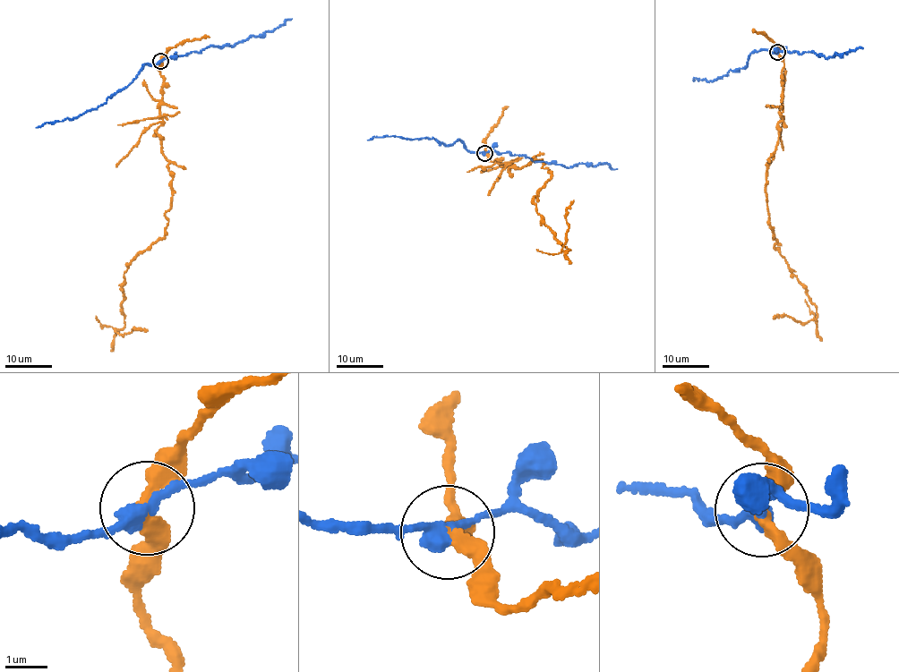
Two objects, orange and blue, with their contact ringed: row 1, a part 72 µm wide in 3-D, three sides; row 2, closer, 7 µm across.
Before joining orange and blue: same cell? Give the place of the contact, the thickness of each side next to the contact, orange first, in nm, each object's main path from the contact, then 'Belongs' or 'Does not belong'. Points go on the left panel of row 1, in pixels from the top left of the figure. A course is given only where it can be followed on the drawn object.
Place: (160, 61). Thickness 320 nm (orange) against 320 nm. Course of orange: (161, 62), (158, 129), (172, 207), (165, 235), (124, 273), (124, 325), (115, 332), (148, 330). Course of blue: (161, 62), (146, 64), (126, 87), (77, 117), (36, 127). Does not belong

